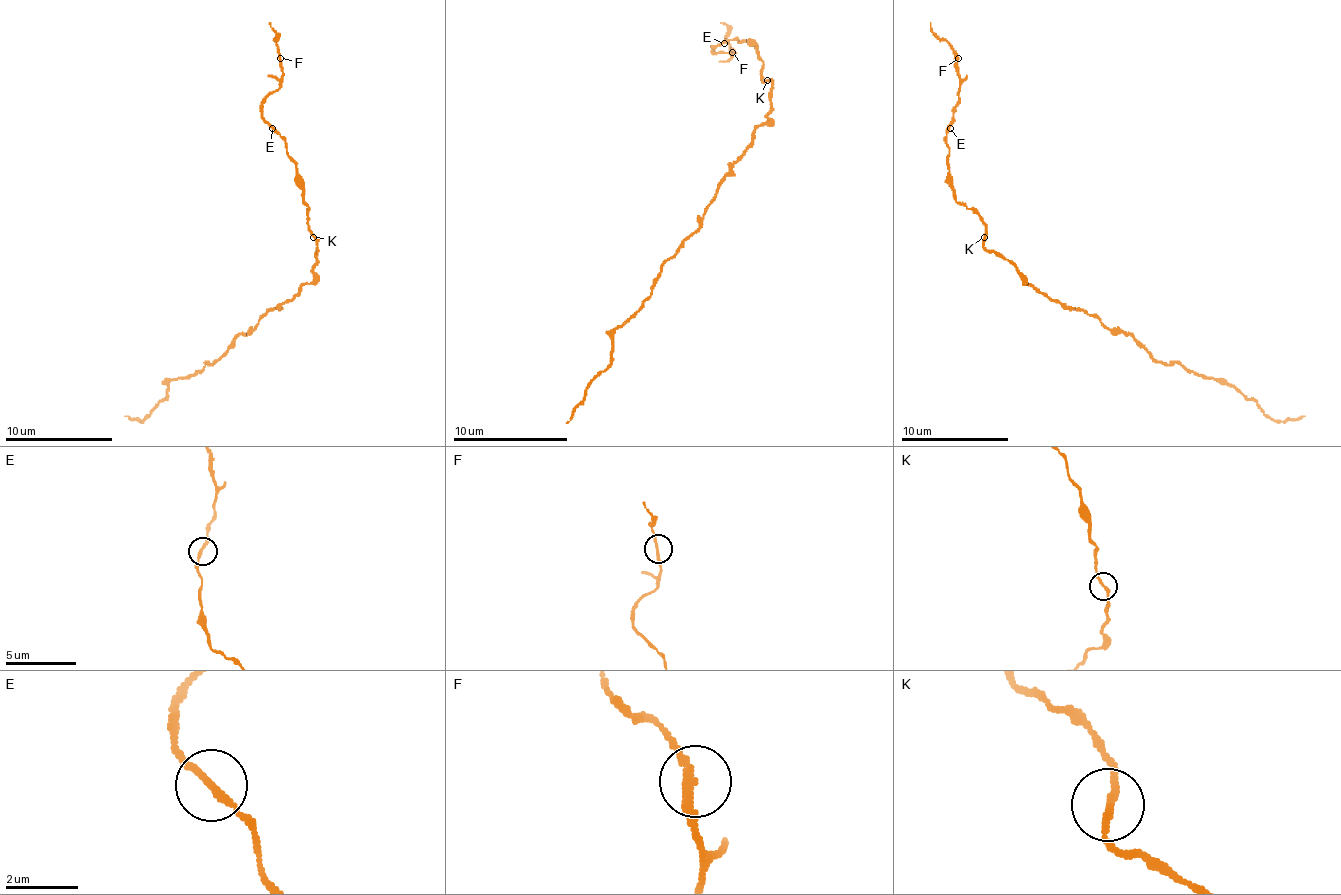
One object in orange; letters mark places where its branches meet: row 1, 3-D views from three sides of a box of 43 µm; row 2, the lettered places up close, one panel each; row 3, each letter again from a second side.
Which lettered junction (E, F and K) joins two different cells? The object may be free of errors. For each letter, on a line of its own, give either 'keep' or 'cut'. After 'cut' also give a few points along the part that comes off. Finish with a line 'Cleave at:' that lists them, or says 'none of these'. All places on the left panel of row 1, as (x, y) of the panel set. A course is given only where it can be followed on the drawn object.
E: keep
F: keep
K: cut; course (312, 237), (318, 253), (310, 283), (240, 334), (213, 363), (168, 384), (165, 398), (141, 422), (125, 416)
Cleave at: K

